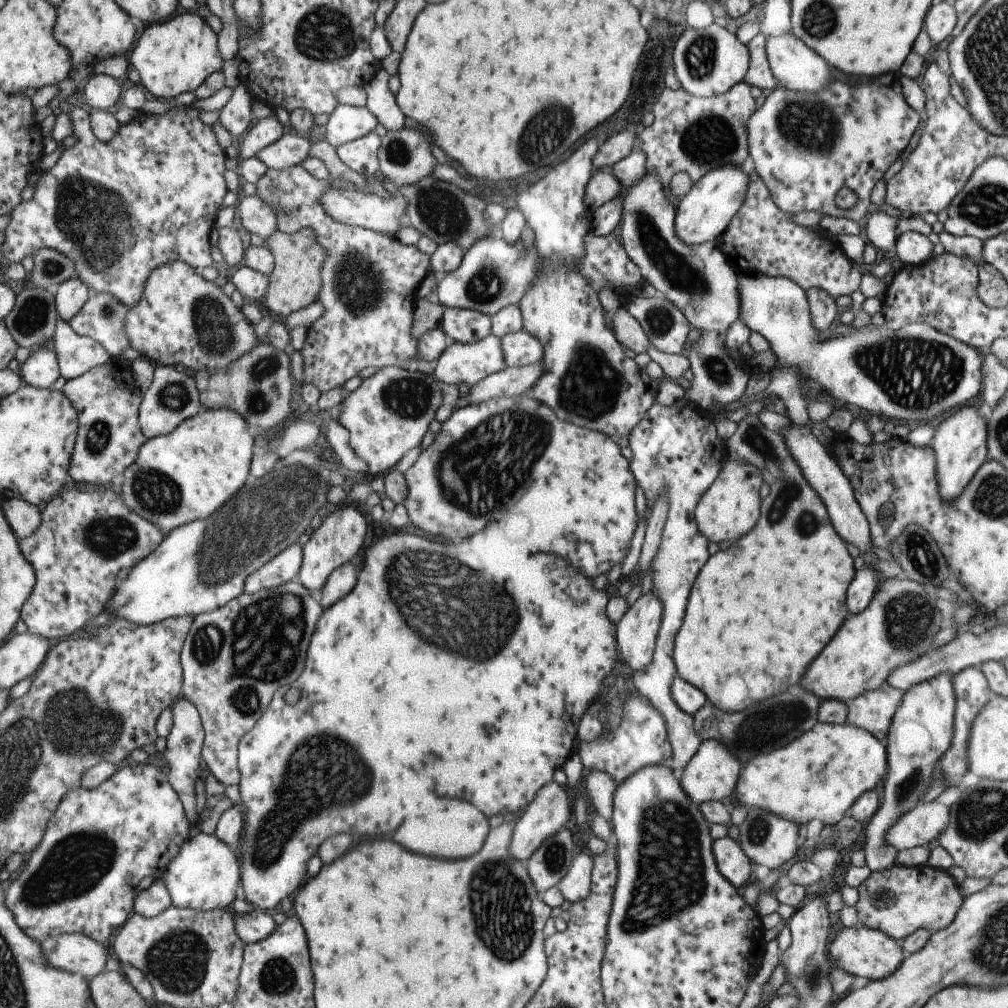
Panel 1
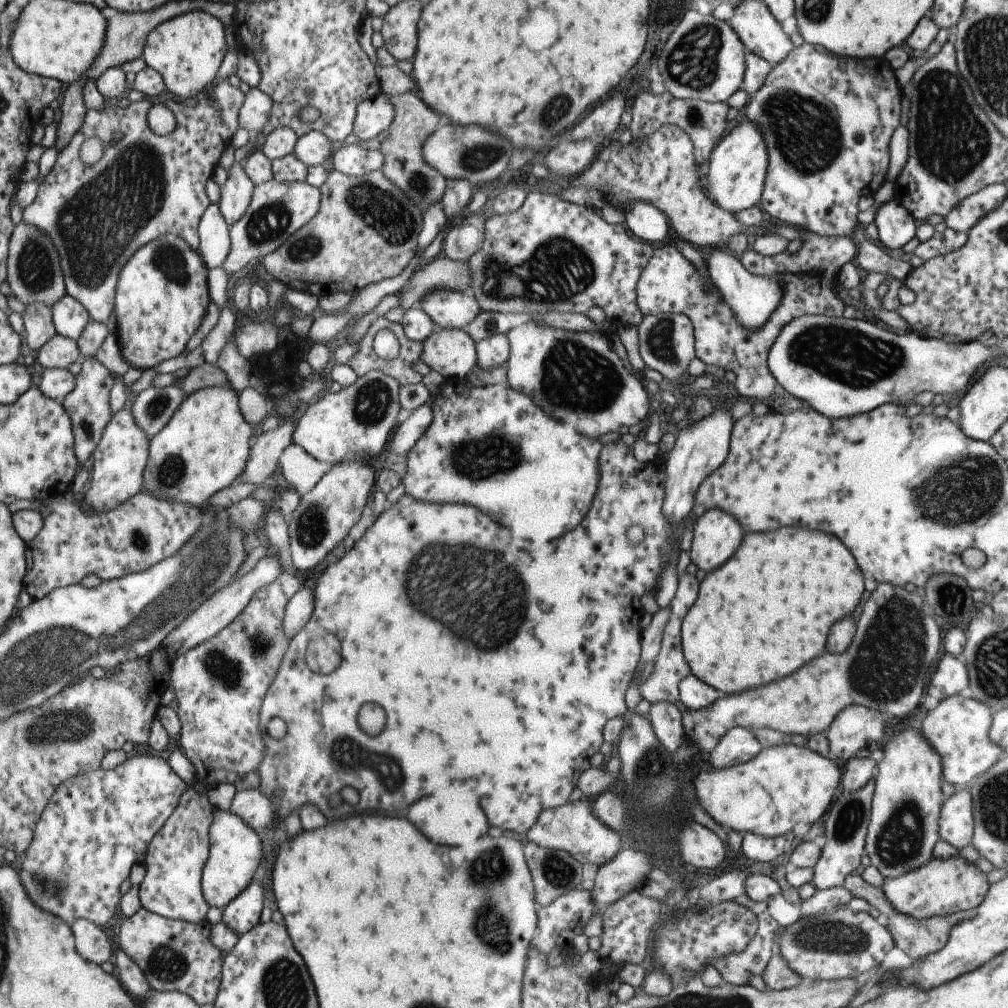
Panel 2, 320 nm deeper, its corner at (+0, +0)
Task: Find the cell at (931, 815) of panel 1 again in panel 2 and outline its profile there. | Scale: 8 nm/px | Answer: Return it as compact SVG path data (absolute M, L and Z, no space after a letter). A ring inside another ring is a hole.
M955 791L942 802L938 818L938 838L959 850L972 841L973 829L970 791Z

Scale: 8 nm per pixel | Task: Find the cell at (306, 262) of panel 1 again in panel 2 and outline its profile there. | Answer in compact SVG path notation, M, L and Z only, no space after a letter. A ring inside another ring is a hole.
M329 169L318 189L320 201L315 216L262 258L259 267L263 272L271 274L286 288L309 292L317 297L339 291L355 293L369 284L397 276L415 252L417 234L422 225L422 208L381 171L350 177Z

